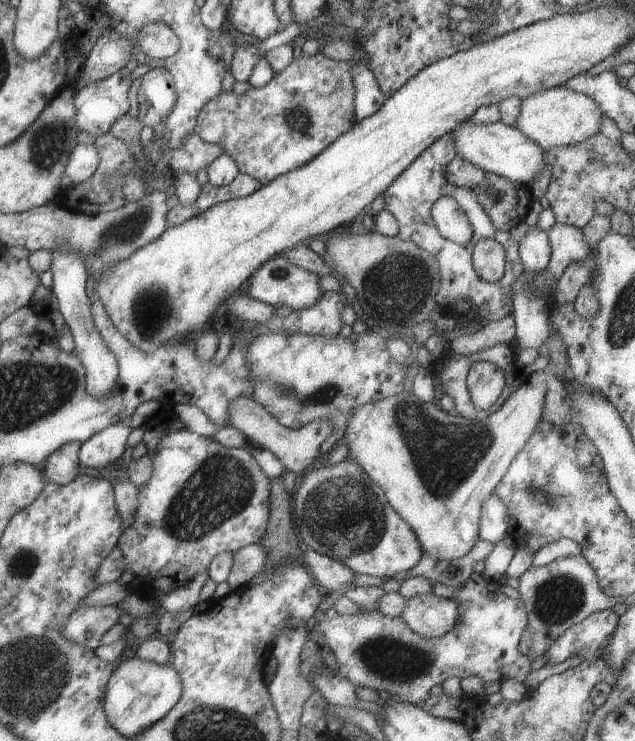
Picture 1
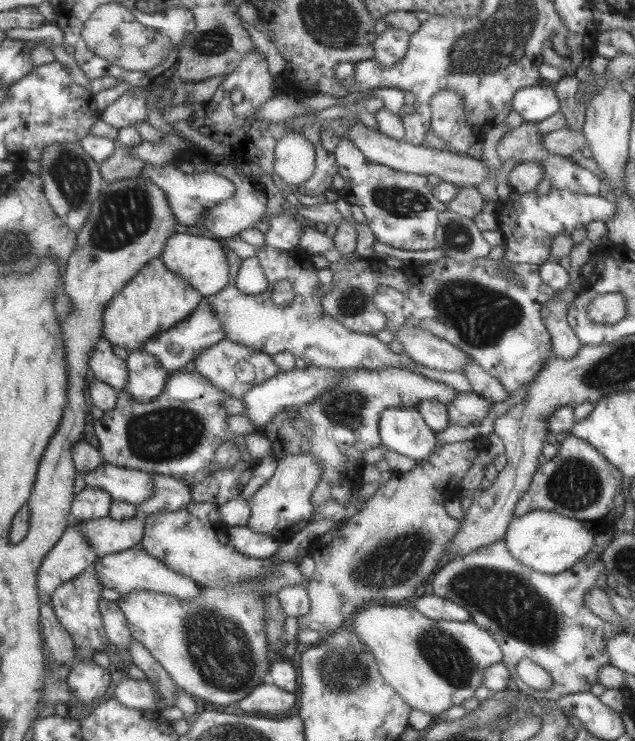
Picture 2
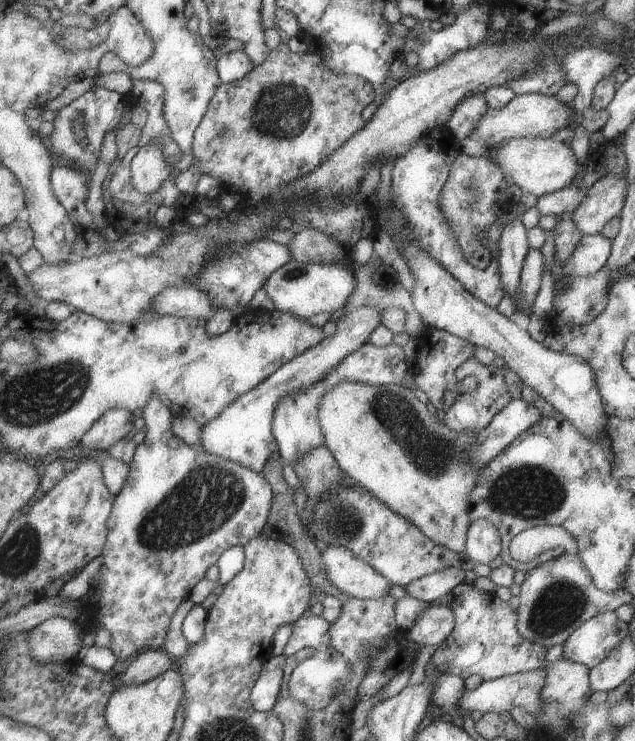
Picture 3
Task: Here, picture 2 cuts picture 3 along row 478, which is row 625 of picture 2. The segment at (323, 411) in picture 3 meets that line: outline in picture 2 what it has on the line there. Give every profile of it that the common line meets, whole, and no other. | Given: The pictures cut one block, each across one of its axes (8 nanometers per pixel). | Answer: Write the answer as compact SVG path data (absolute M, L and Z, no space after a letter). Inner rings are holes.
M365 604L355 614L351 630L359 642L369 648L384 682L411 709L427 713L434 721L443 718L445 711L451 707L461 706L463 700L473 697L473 692L481 685L483 670L503 660L501 649L493 637L473 621L431 620L412 607L393 604Z

